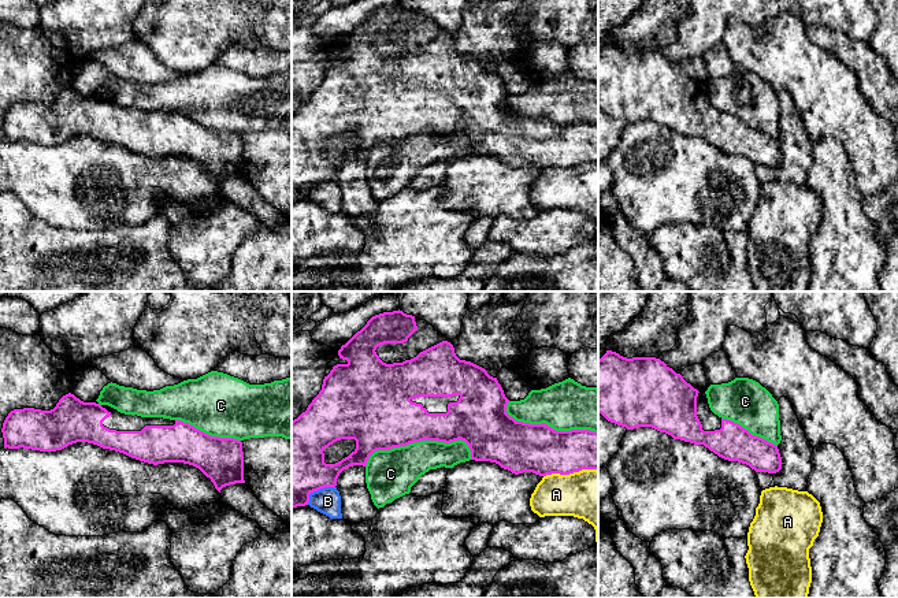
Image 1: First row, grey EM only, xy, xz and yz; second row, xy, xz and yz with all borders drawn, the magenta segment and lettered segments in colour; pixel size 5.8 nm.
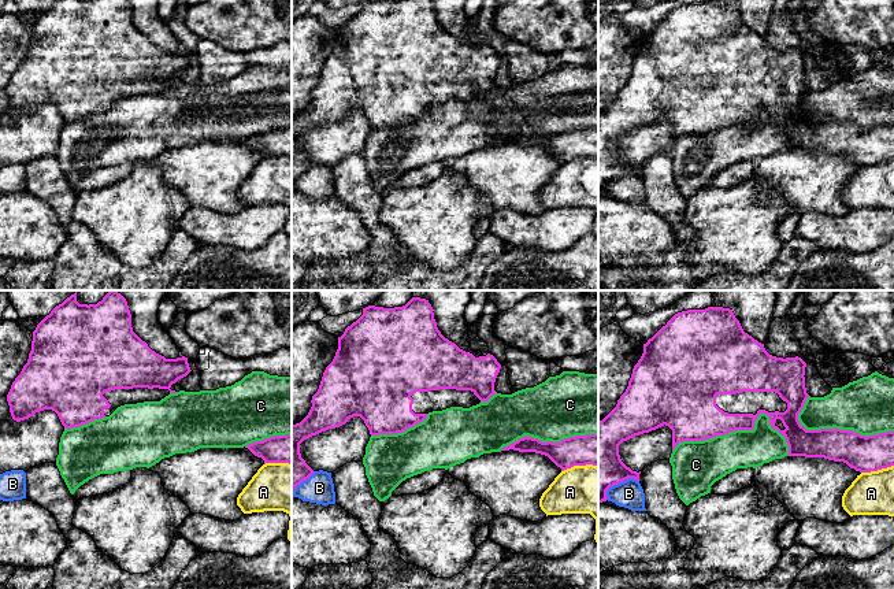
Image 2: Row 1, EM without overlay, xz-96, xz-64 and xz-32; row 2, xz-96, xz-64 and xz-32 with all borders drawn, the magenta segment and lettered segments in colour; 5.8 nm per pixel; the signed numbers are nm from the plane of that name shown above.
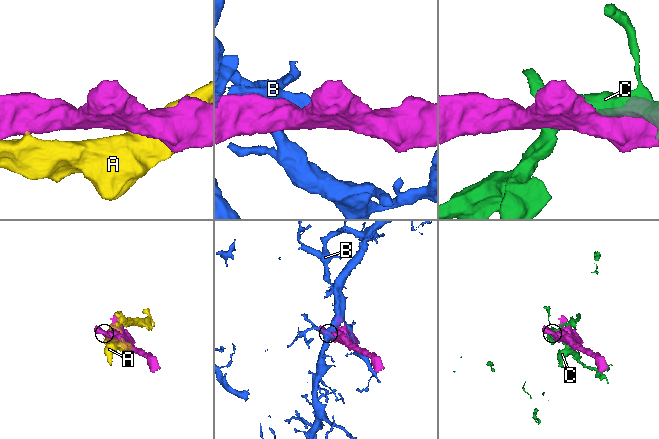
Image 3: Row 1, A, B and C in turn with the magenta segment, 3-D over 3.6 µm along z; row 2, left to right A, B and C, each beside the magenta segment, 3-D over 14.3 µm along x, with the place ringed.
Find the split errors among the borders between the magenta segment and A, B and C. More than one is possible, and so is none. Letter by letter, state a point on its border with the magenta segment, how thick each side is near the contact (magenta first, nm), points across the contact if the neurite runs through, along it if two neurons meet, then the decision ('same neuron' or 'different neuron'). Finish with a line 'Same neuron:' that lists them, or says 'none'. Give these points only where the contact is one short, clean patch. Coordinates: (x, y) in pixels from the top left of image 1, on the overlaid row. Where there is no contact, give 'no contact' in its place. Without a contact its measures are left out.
A: contact xz (570, 472); calibres 280 and 320 nm; different neuron
B: contact xz (316, 490); calibres 380 and 160 nm; different neuron
C: contact xz (416, 441); calibres 380 and 280 nm; different neuron
Same neuron: none

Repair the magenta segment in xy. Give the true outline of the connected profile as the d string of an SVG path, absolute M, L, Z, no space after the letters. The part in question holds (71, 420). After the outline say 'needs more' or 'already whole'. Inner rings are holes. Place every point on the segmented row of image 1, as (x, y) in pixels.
M74 394L63 395L51 411L14 409L3 423L4 447L56 452L77 442L123 453L148 464L183 463L198 468L220 490L244 480L242 442L234 438L211 437L189 423L163 417L125 415L108 405L84 402Z; needs more

